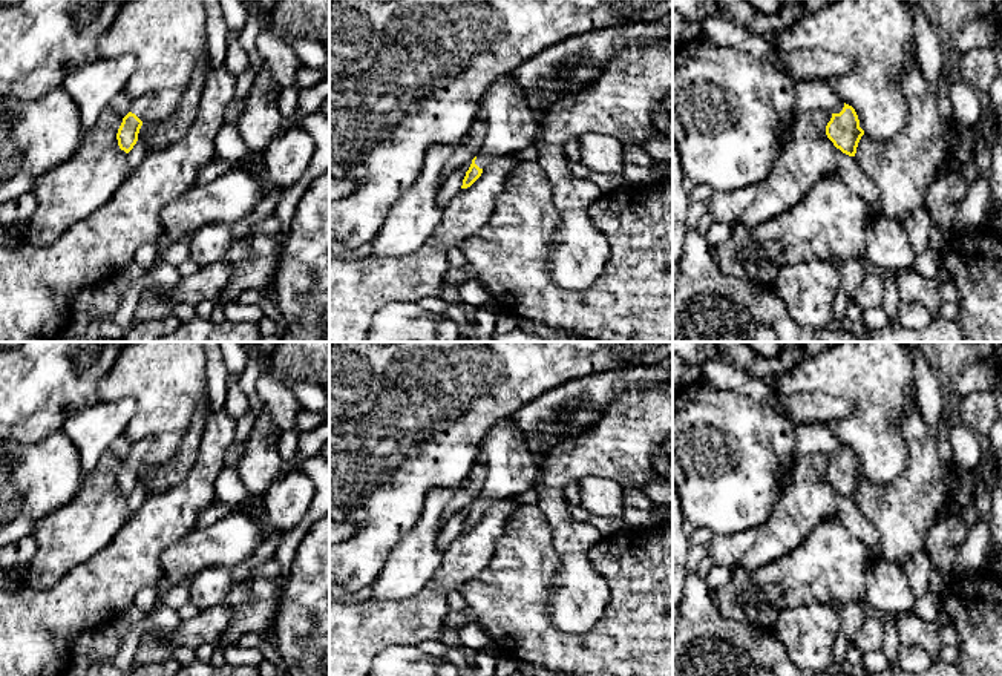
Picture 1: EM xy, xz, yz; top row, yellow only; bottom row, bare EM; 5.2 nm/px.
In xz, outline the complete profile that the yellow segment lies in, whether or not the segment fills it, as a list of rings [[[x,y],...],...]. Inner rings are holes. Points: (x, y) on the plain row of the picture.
[[[510,418],[499,420],[484,437],[480,448],[486,478],[463,523],[461,532],[470,530],[498,500],[513,498],[533,489],[541,471],[535,454]]]

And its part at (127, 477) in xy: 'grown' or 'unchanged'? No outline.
grown

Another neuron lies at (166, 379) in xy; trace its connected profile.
[[[132,342],[100,383],[100,402],[124,397],[136,402],[136,411],[123,435],[132,443],[153,440],[144,464],[167,463],[178,452],[196,405],[208,395],[207,363],[205,342]]]

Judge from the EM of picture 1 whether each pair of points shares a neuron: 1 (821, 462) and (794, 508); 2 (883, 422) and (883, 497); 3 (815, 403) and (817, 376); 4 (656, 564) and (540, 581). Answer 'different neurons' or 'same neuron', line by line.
1: same neuron
2: different neurons
3: different neurons
4: same neuron

